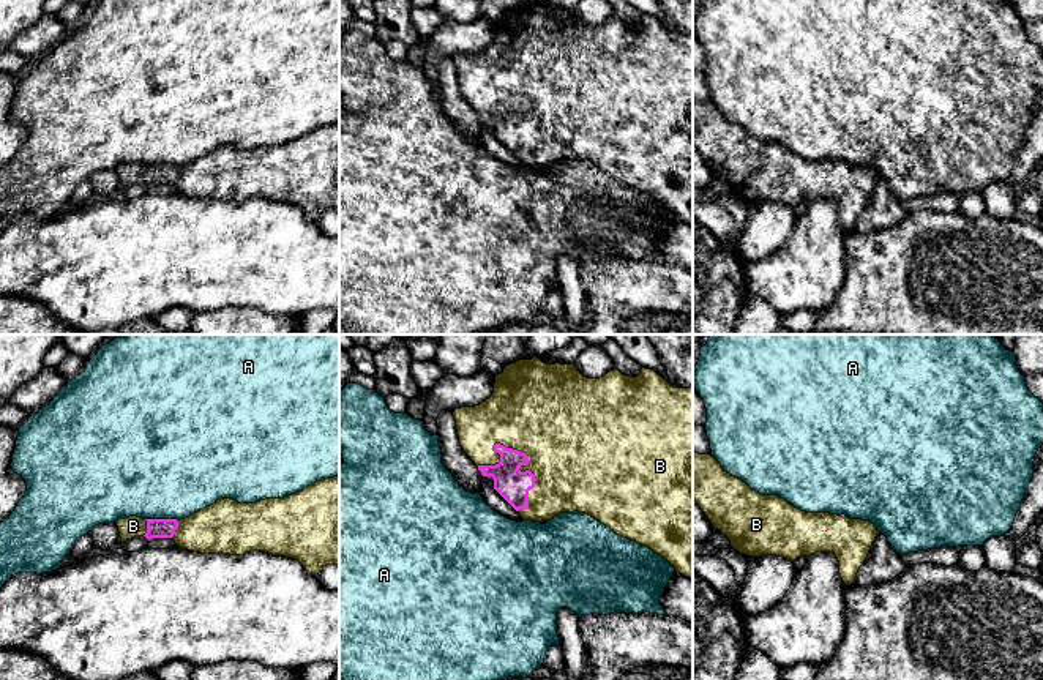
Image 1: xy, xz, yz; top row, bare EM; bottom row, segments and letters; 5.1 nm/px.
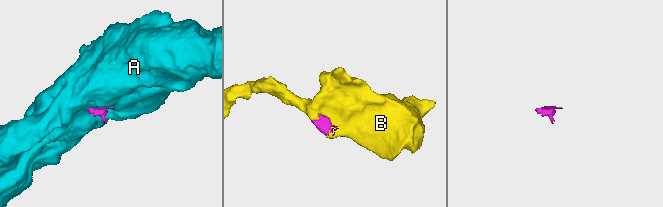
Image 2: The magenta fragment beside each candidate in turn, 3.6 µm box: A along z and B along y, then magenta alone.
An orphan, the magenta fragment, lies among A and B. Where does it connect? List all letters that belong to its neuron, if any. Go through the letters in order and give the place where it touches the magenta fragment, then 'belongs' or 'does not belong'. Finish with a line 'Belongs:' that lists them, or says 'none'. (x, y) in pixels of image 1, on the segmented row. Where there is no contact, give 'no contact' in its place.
A: contact xy (161, 519); does not belong
B: contact xz (526, 470); belongs
Belongs: B

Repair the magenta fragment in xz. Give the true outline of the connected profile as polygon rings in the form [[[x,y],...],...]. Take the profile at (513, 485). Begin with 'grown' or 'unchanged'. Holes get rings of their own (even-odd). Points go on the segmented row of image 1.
grown; [[[538,357],[505,366],[495,375],[494,393],[475,407],[453,412],[459,443],[483,476],[494,480],[494,489],[519,513],[524,521],[549,521],[560,513],[585,513],[614,530],[617,535],[650,547],[666,559],[675,571],[693,579],[693,387],[674,388],[652,369],[641,369],[637,377],[614,369],[600,379],[584,377],[574,364],[546,364]]]

